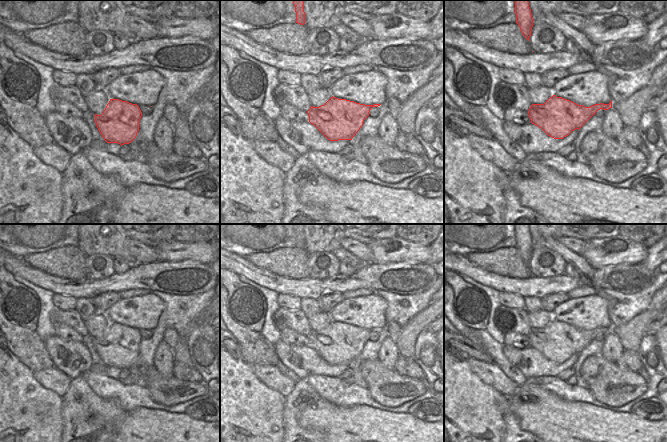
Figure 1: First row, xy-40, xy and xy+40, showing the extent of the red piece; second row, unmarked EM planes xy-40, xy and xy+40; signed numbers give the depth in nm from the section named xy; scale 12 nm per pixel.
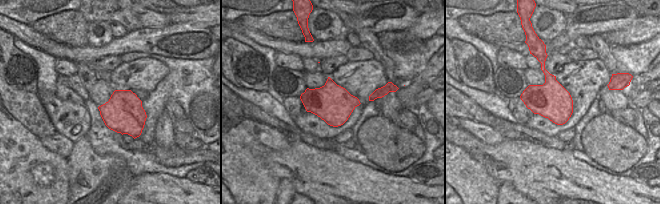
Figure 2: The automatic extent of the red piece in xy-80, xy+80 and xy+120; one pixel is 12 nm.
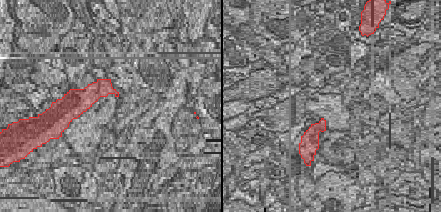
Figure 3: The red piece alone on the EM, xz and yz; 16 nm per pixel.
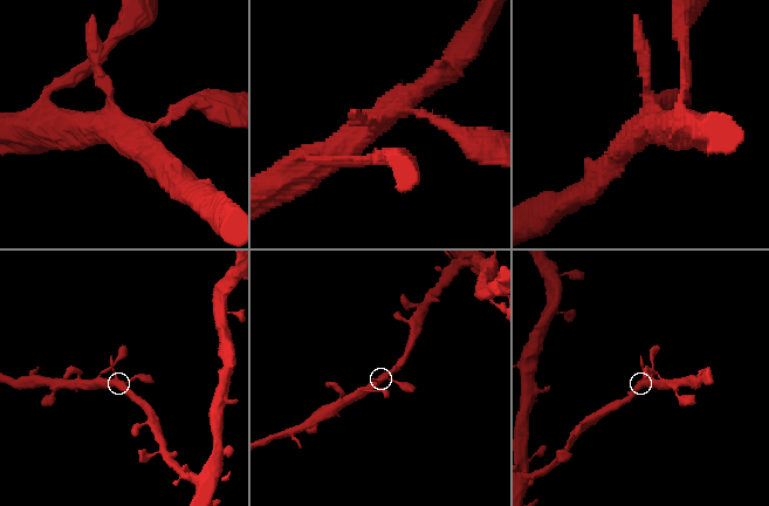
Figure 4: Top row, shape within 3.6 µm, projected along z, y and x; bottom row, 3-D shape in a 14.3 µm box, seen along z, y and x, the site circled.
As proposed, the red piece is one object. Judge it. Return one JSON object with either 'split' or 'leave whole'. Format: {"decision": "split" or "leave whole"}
{"decision": "leave whole"}

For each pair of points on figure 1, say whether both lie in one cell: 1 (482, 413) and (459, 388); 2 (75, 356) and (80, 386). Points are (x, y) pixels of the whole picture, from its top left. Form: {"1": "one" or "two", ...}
{"1": "one", "2": "two"}

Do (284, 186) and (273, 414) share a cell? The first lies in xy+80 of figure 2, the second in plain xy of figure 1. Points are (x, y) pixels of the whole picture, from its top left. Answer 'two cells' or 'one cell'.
two cells

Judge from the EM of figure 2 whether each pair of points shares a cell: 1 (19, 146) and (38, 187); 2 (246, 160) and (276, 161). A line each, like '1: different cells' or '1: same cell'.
1: same cell
2: different cells

